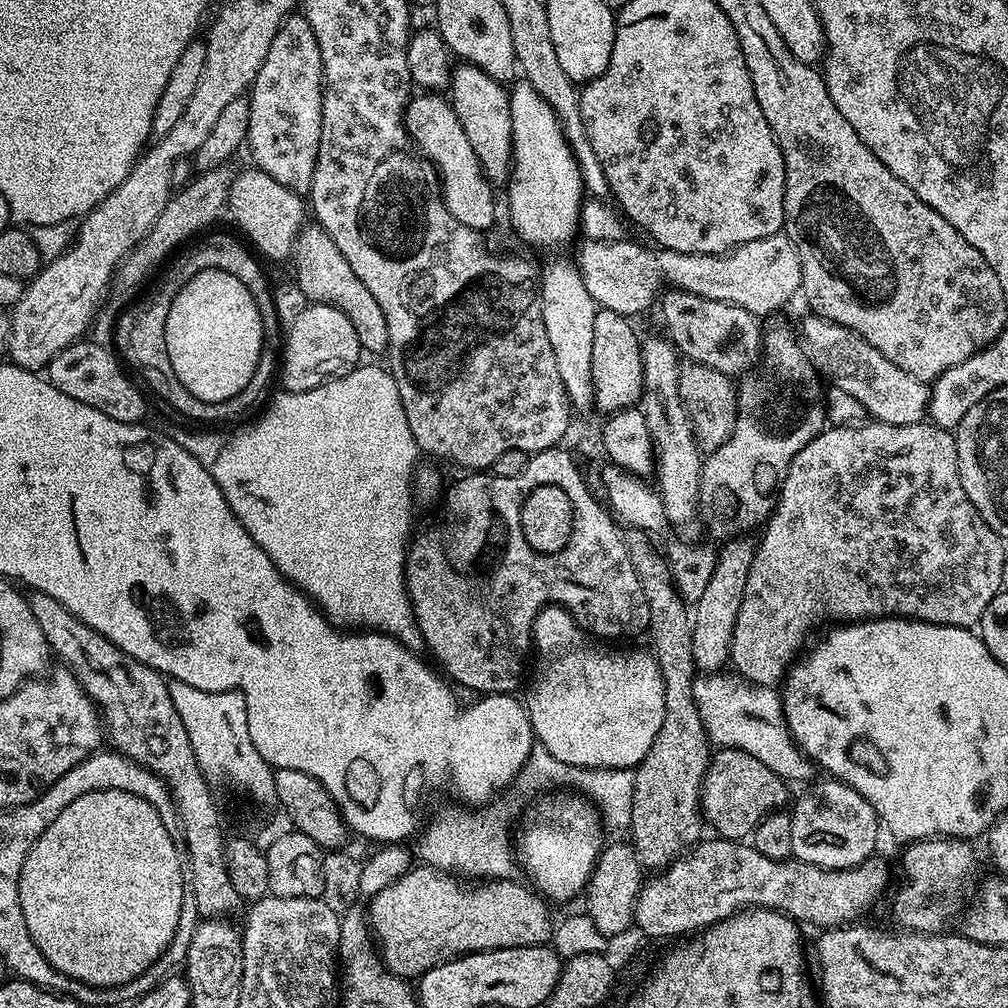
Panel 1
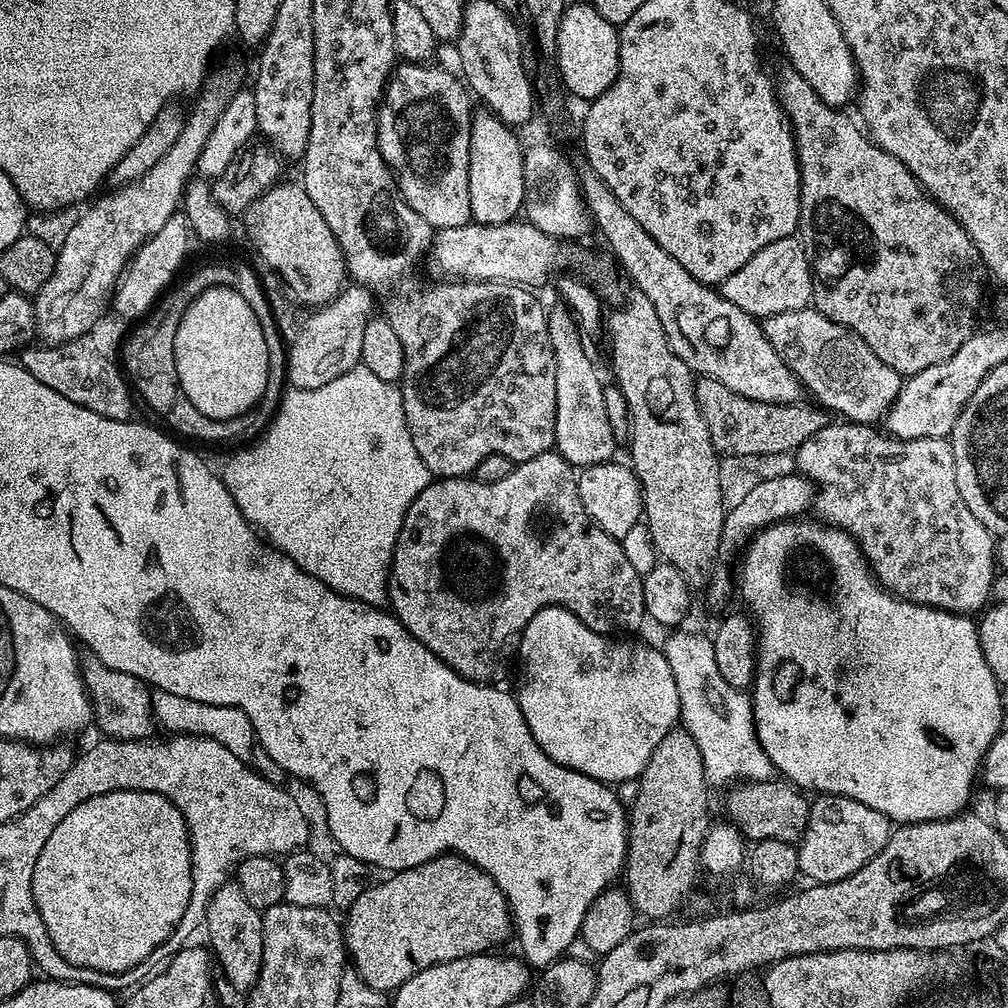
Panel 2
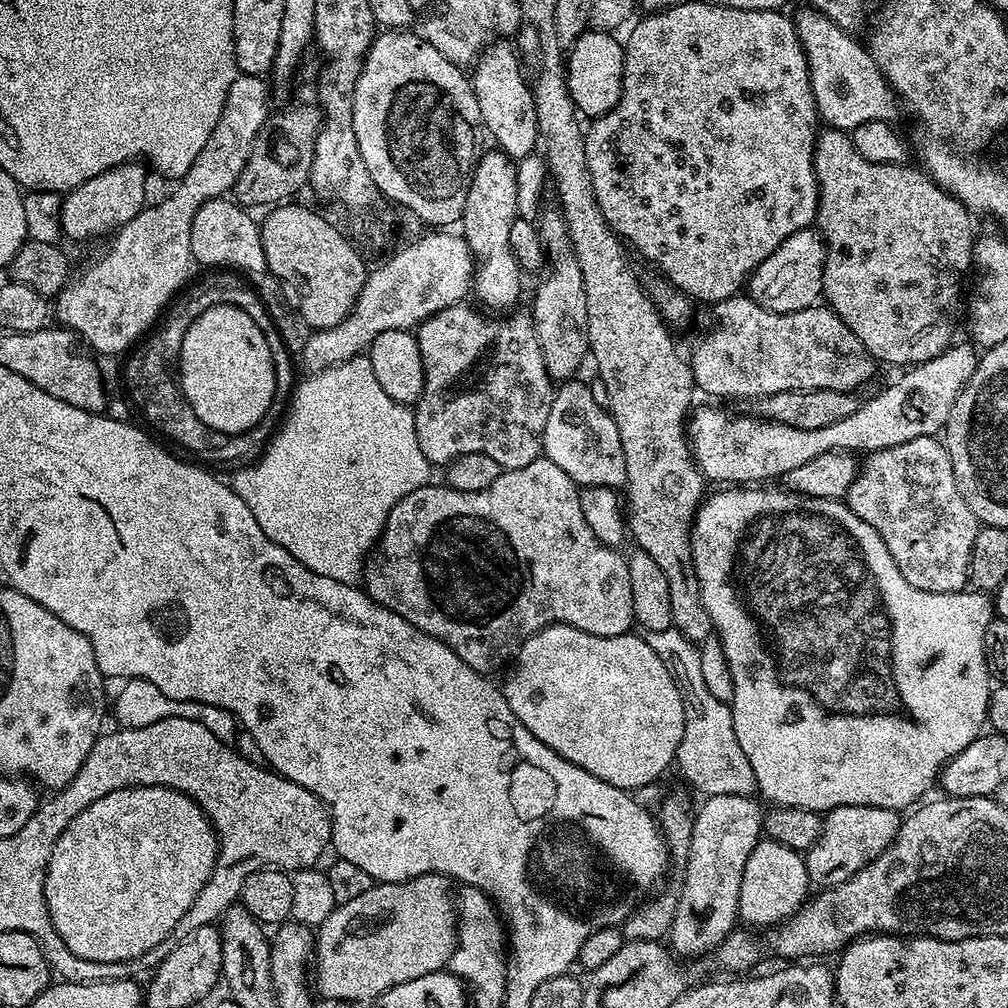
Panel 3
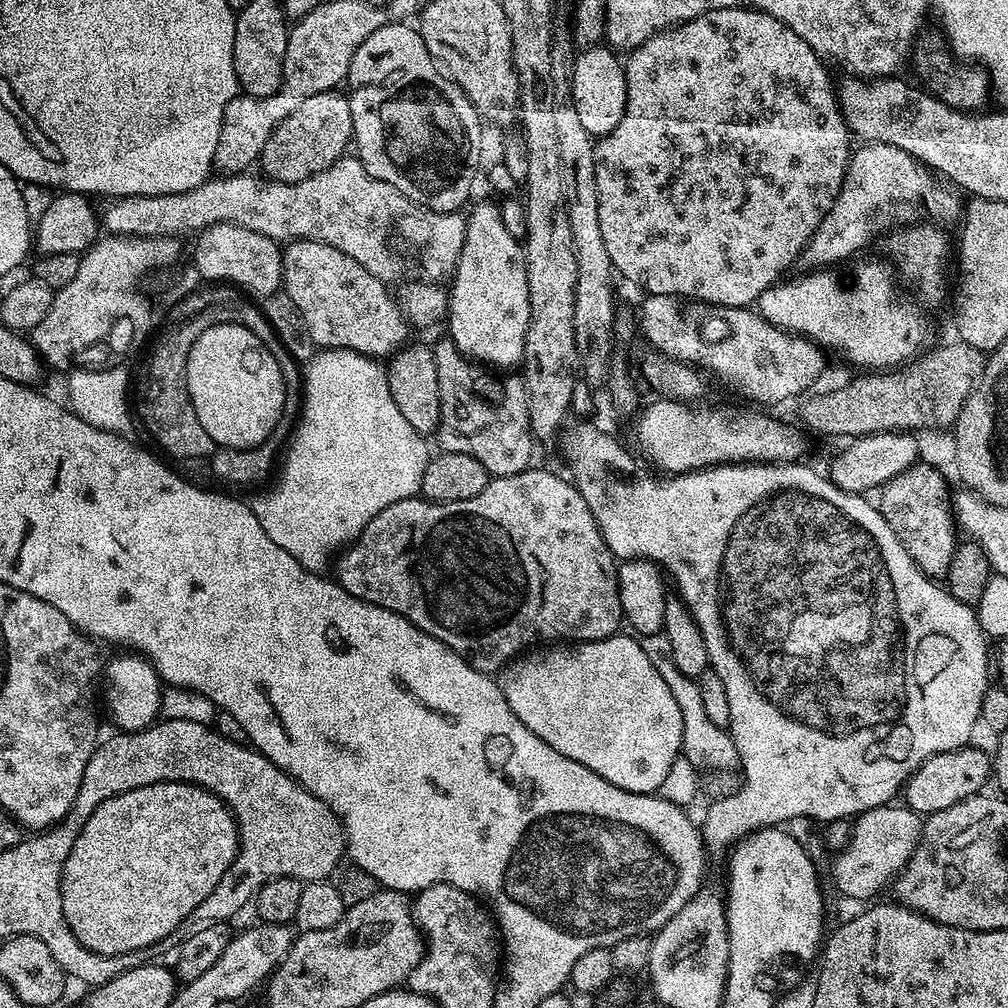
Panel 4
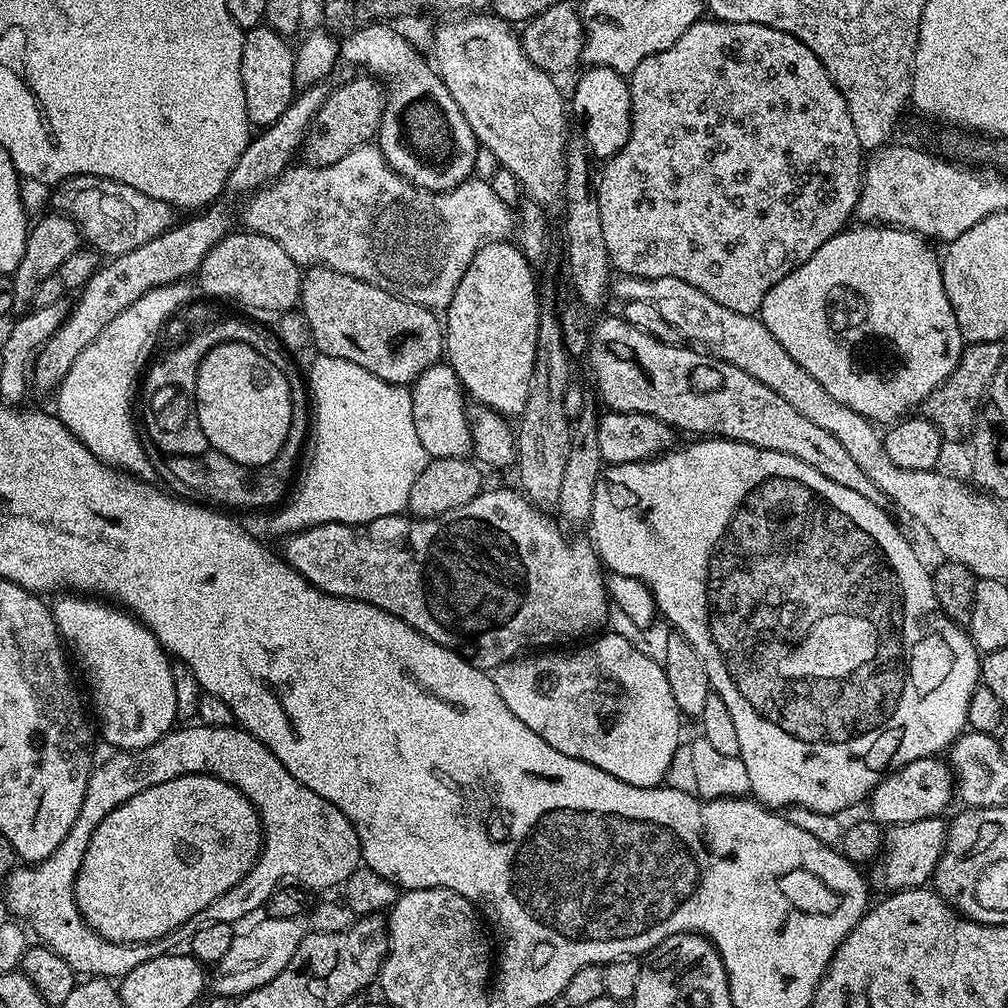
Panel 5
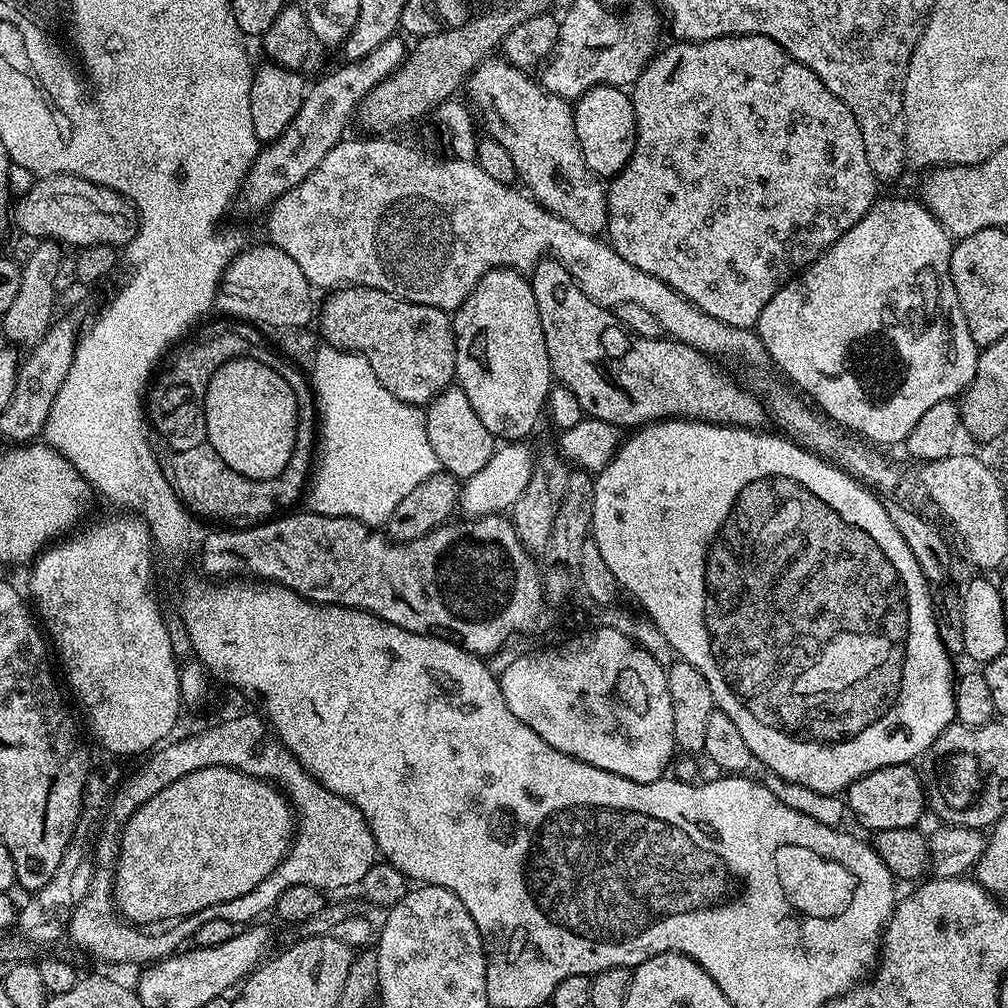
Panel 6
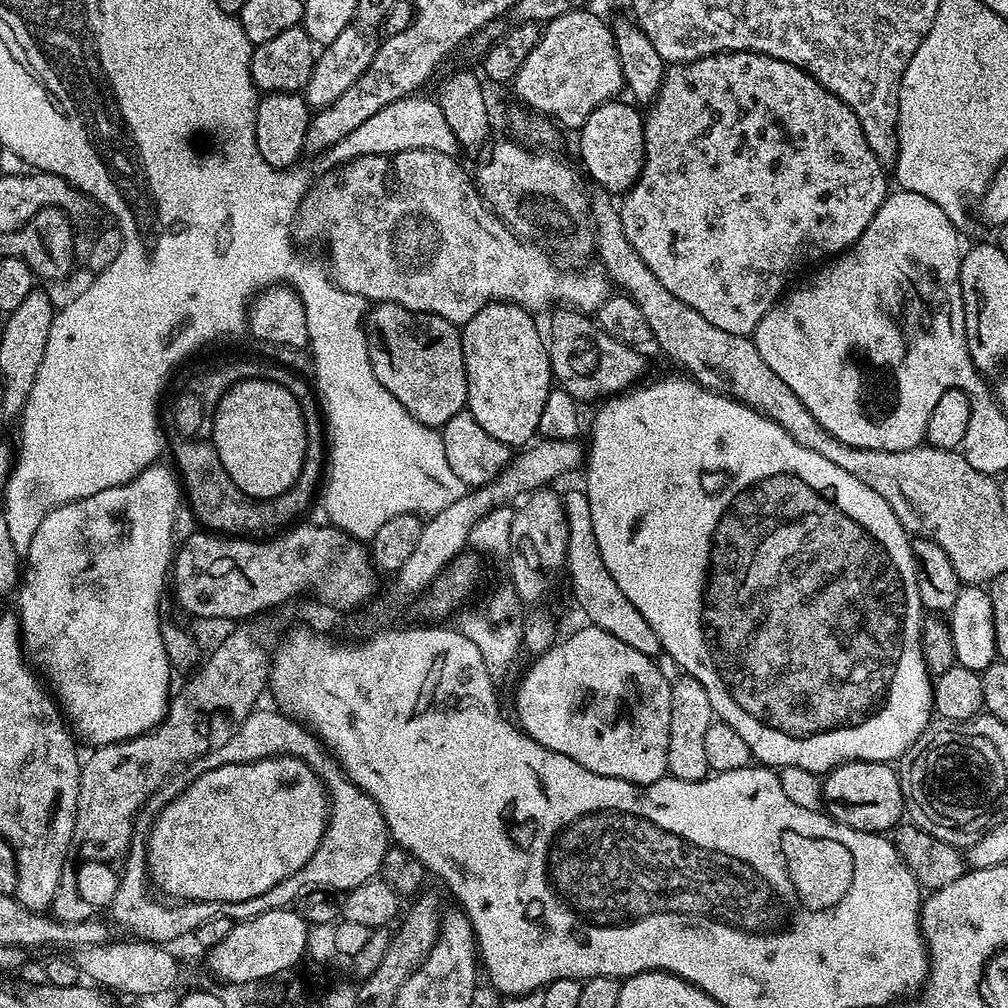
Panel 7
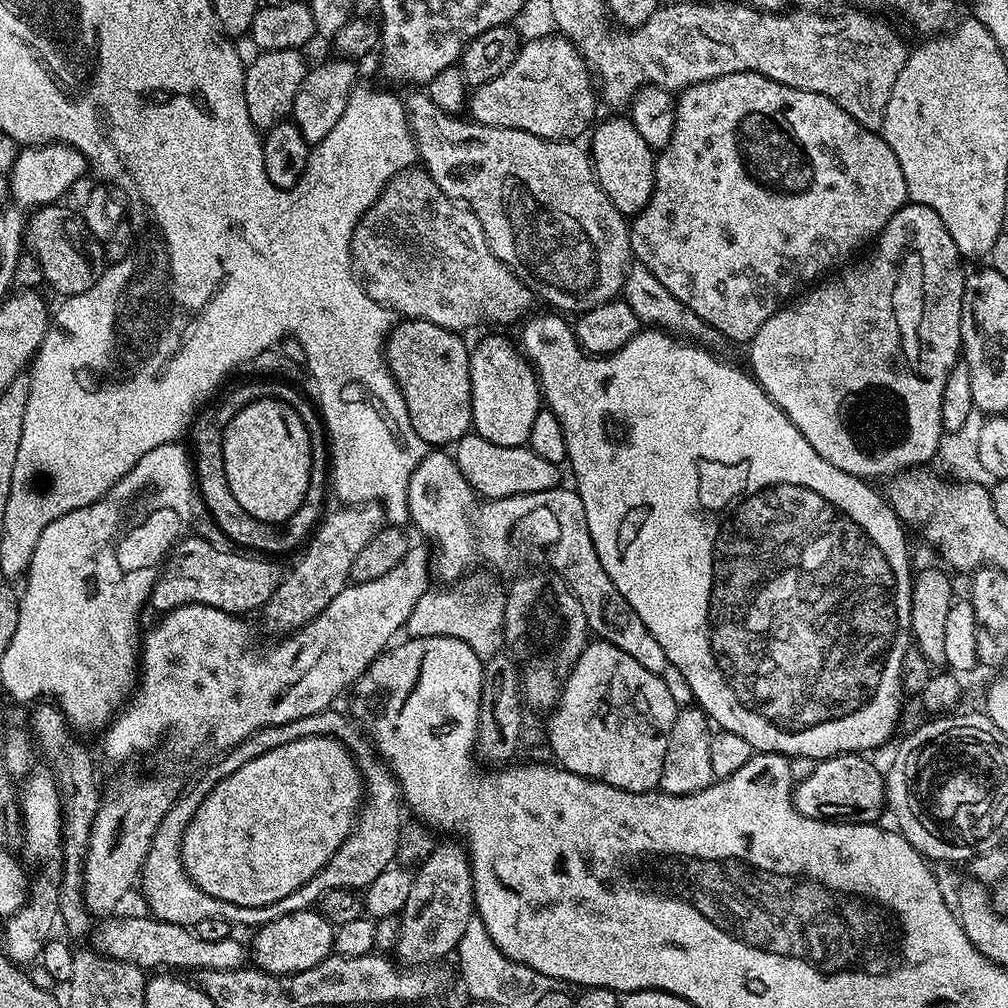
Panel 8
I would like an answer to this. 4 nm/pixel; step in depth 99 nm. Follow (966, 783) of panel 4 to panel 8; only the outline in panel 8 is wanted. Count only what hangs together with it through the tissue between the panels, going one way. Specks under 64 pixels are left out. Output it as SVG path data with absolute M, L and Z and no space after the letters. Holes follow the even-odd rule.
M841 754L819 761L808 778L802 778L792 789L792 801L806 818L829 822L871 824L884 812L884 776L864 754Z

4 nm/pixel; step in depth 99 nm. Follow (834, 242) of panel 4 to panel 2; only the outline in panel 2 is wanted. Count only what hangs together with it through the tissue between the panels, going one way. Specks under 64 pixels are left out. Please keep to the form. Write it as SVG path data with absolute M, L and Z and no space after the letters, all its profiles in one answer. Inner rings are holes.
M795 235L770 242L746 266L734 270L728 278L718 285L720 295L726 297L734 306L746 310L746 314L763 318L782 314L790 310L807 308L812 304L812 266L809 253Z

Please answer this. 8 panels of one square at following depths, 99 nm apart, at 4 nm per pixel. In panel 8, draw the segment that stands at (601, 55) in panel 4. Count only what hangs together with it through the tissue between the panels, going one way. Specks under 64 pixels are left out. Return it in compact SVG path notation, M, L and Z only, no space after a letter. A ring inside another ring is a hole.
M612 114L609 120L602 120L590 132L592 169L596 171L596 180L602 190L606 190L606 198L614 202L622 215L631 218L644 209L646 202L650 202L650 194L654 190L656 156L653 148L642 138L627 115Z

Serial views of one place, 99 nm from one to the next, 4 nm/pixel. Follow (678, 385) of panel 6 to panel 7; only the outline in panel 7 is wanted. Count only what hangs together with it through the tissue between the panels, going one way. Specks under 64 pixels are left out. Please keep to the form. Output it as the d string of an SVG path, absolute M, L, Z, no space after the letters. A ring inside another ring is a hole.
M556 310L551 316L552 325L546 328L546 343L552 363L552 375L559 387L568 391L577 402L603 401L629 391L641 379L639 376L644 372L643 351L626 346L616 338L610 338L591 315Z

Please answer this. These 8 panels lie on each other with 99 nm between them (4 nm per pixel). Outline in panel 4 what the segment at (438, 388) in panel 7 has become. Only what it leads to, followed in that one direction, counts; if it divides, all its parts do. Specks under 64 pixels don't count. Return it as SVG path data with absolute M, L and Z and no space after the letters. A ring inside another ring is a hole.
M294 240L285 243L282 251L282 290L290 296L294 306L301 312L316 346L321 349L344 348L365 358L371 356L391 358L409 343L410 325L404 309L400 307L397 297L393 293L392 296L388 293L389 285L385 281L374 278L374 274L370 274L366 266L358 266L358 262L342 254L342 250L317 240Z

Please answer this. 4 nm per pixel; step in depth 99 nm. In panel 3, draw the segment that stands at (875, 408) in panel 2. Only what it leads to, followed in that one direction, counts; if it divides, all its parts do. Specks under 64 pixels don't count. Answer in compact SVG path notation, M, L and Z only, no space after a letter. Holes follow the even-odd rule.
M737 294L731 296L729 300L721 300L715 305L716 308L716 329L708 332L696 344L696 349L690 355L690 365L692 368L692 382L697 389L700 388L708 396L752 396L751 398L759 398L761 396L769 396L770 394L778 394L782 390L838 390L839 392L855 393L856 388L860 388L878 369L877 361L872 359L872 355L865 350L862 342L858 342L858 338L850 330L850 326L846 326L846 322L842 322L842 318L838 318L835 312L827 306L813 306L803 308L797 312L771 312L762 306L758 306L758 302L754 302L752 297L747 294Z

